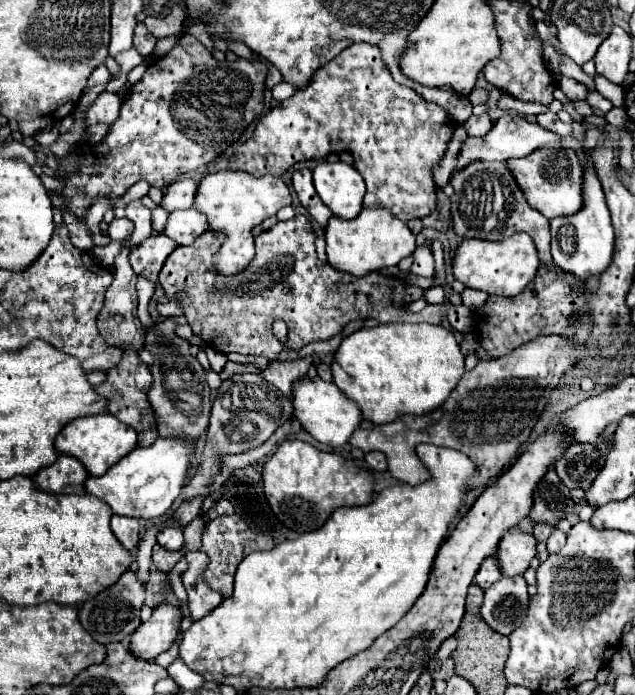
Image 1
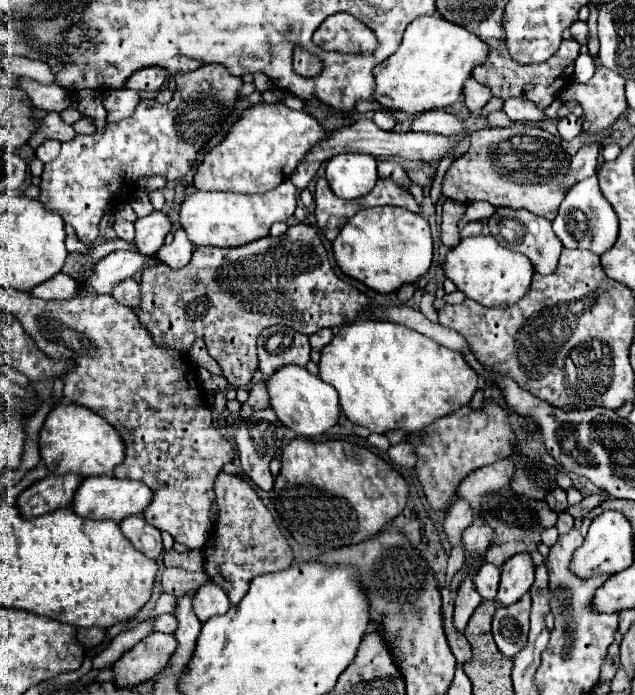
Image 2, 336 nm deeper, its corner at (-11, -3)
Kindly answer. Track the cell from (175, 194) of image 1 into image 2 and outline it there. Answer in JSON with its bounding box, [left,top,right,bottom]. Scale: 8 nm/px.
[133,212,171,256]

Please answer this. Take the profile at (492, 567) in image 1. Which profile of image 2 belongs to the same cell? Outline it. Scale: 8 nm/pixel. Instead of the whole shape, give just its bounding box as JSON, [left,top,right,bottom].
[473,564,501,600]

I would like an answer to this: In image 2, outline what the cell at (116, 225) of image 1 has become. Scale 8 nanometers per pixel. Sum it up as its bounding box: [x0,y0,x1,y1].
[113,218,135,242]

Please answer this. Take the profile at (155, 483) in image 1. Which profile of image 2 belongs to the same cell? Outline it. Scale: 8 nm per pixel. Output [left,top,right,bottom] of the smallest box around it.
[73,476,151,522]

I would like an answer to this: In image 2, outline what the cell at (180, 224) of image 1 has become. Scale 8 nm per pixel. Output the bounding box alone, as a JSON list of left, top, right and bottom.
[155,230,195,268]

